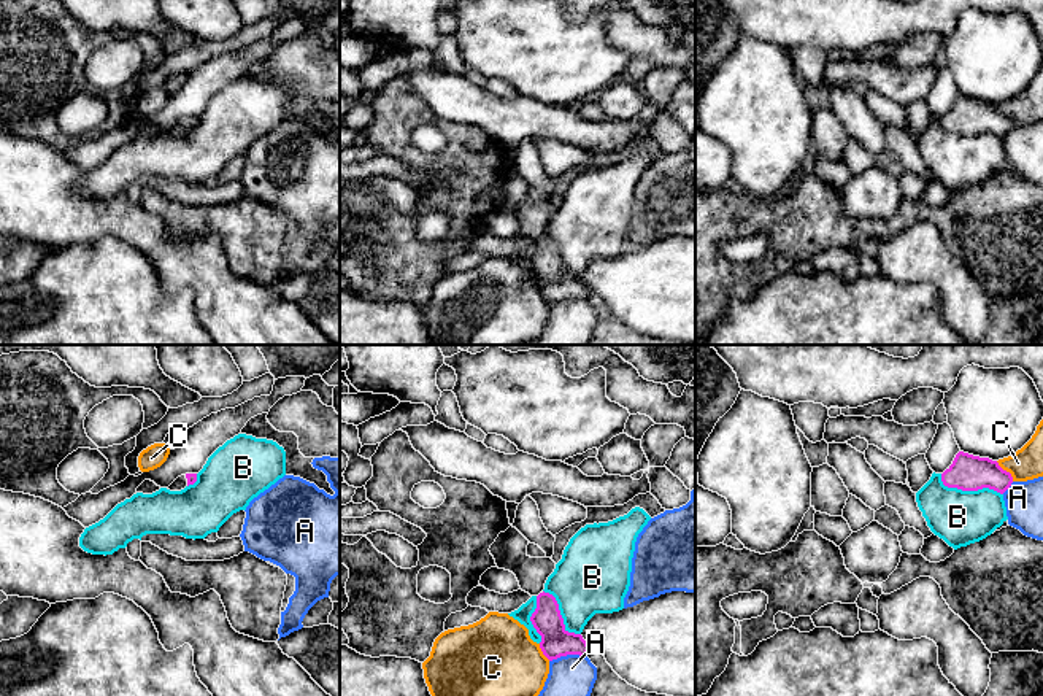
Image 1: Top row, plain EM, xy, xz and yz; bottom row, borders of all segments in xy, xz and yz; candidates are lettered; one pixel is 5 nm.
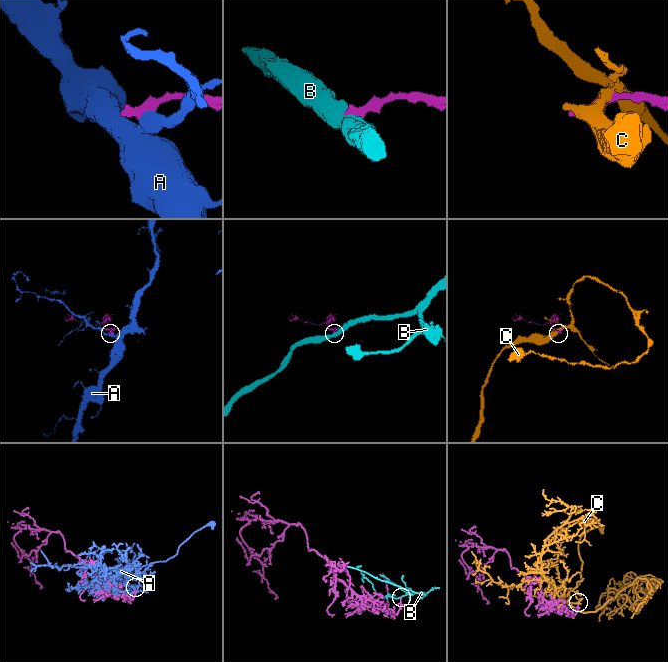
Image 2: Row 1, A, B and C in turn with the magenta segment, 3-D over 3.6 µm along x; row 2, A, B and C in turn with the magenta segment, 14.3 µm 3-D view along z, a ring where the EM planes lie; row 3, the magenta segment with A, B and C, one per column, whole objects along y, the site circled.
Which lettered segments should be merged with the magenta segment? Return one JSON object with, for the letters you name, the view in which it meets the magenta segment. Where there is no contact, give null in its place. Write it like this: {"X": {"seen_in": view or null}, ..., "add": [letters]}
{"add": []}

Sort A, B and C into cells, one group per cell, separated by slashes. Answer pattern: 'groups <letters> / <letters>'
groups A / B / C

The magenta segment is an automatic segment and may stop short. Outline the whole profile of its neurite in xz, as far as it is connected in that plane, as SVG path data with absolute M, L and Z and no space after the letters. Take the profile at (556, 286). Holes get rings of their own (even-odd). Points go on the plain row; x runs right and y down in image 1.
M513 170L500 176L489 195L498 213L516 219L522 235L537 242L537 253L530 265L541 280L540 292L552 305L567 299L587 300L589 289L581 278L568 276L556 242L545 237L545 227L554 216L551 202L530 202L529 184Z

